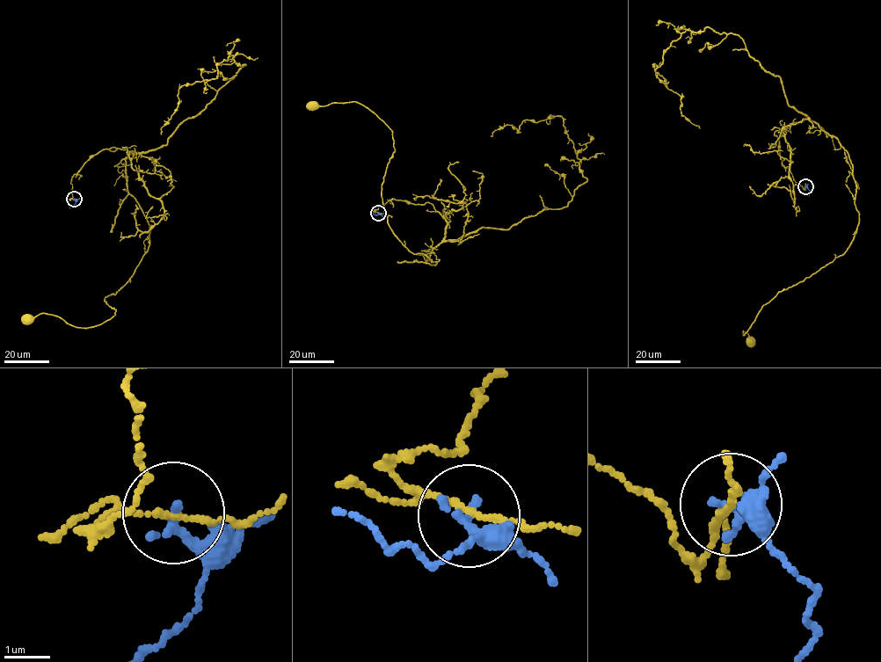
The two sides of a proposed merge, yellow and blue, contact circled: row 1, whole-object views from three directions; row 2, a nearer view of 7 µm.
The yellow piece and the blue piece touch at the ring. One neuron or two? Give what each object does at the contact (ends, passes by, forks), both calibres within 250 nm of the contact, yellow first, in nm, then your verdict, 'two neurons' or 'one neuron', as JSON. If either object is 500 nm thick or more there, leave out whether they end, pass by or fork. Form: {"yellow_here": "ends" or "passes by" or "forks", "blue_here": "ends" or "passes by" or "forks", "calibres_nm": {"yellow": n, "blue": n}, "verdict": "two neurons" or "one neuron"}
{"yellow_here": "passes by", "blue_here": "ends", "calibres_nm": {"yellow": 100, "blue": 240}, "verdict": "two neurons"}

